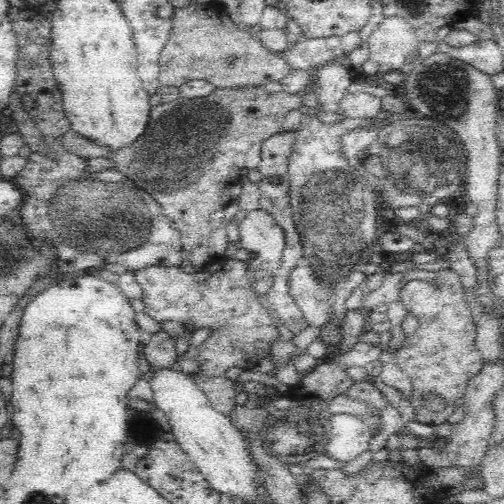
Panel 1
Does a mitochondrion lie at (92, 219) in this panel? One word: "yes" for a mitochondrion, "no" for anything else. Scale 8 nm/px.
yes

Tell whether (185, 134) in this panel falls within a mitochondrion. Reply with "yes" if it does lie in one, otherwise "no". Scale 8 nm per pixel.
yes

